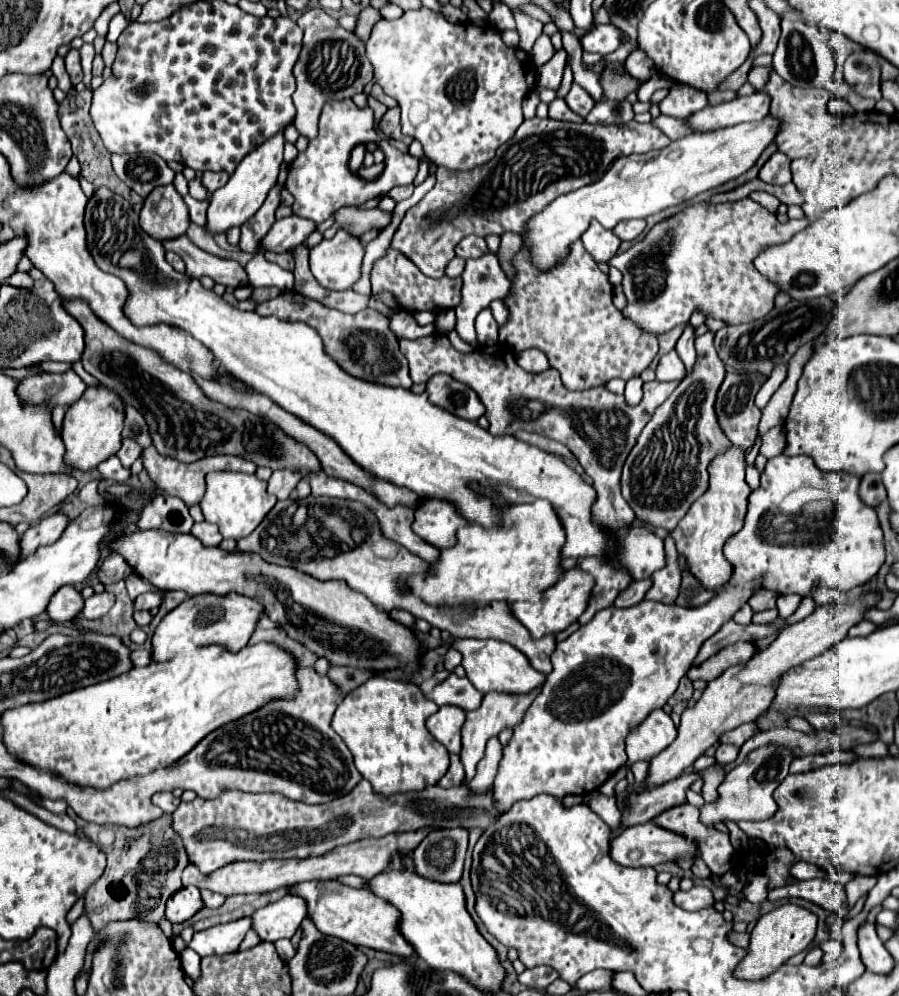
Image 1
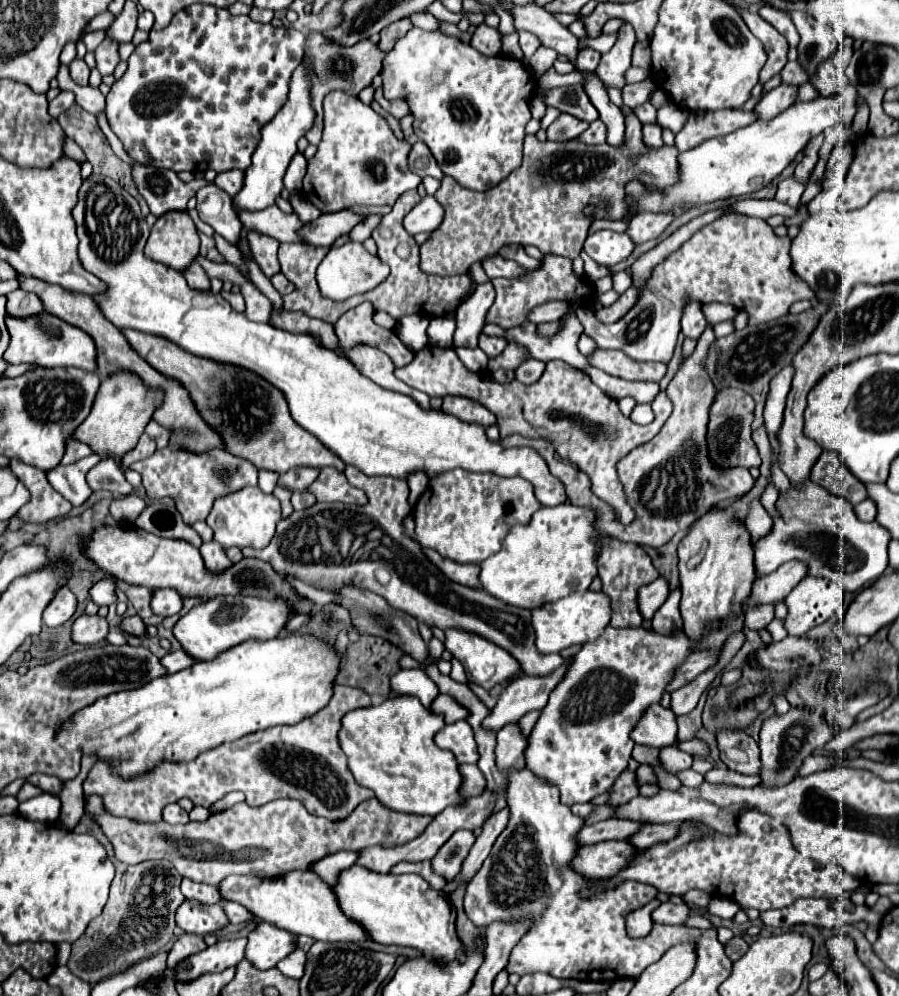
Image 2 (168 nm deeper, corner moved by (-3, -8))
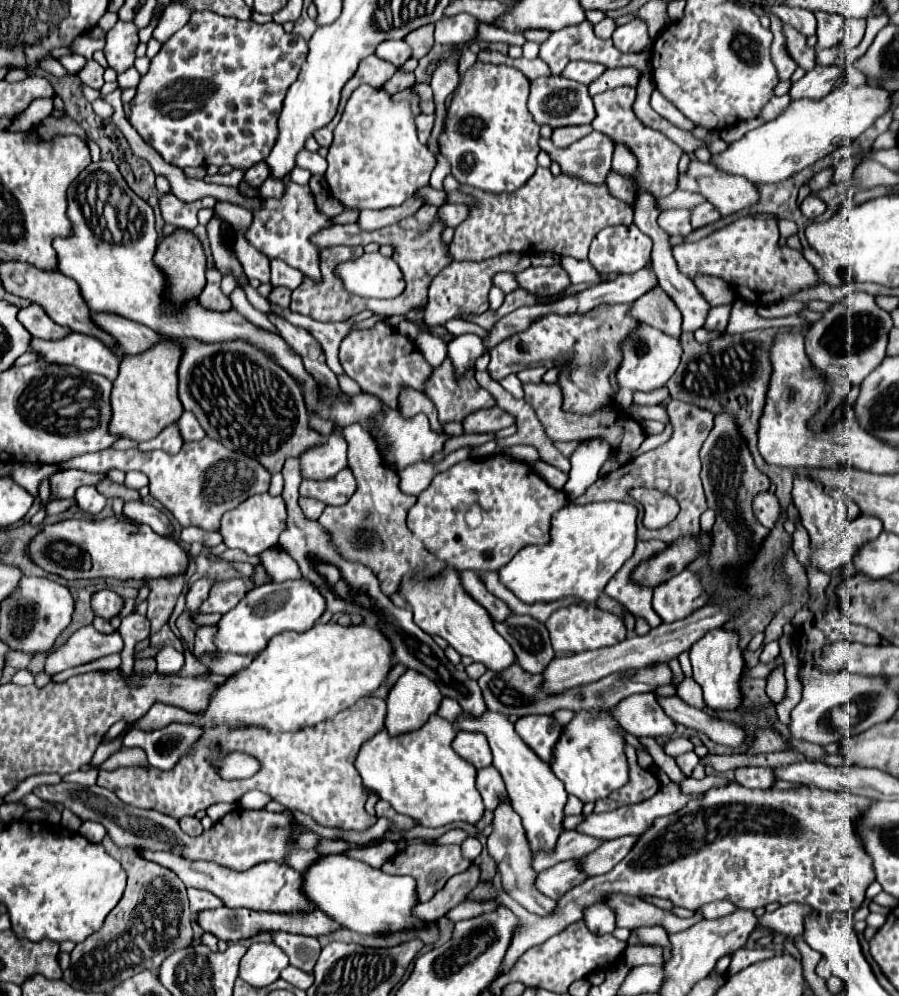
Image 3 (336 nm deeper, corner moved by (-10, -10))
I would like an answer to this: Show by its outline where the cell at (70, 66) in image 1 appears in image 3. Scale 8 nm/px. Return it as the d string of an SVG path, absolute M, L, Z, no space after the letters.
M88 60L88 64L78 72L78 76L86 86L90 86L94 90L100 90L102 84L104 84L104 78L102 78L104 76L104 68L96 60Z

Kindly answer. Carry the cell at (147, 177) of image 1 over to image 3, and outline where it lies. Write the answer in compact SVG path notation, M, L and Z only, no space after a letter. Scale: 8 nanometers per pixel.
M166 194L160 198L160 210L166 224L174 224L184 230L194 230L198 226L196 212L202 208L202 200L182 202L174 194Z

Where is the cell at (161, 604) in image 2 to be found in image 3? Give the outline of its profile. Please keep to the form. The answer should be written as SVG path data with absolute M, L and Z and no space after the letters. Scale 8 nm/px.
M200 578L198 582L194 582L188 596L186 596L186 610L188 612L198 610L198 606L208 598L214 584L216 584L216 580L210 580L210 578Z

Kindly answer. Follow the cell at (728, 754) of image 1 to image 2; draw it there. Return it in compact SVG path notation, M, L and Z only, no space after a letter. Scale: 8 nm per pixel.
M725 730L717 734L721 760L729 770L739 774L757 774L761 768L757 742L739 730Z

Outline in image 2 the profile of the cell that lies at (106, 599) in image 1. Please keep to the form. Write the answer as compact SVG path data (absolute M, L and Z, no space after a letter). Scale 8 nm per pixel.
M83 614L73 622L73 642L79 642L79 644L89 644L89 646L99 644L105 640L107 632L109 632L107 620L101 618L99 614L95 616Z

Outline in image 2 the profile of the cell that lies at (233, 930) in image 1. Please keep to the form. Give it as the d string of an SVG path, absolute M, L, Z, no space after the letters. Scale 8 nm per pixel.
M235 938L235 940L221 940L213 946L207 946L203 952L189 956L175 968L177 978L193 980L205 972L221 972L229 966L235 966L245 956L245 944L247 938Z

